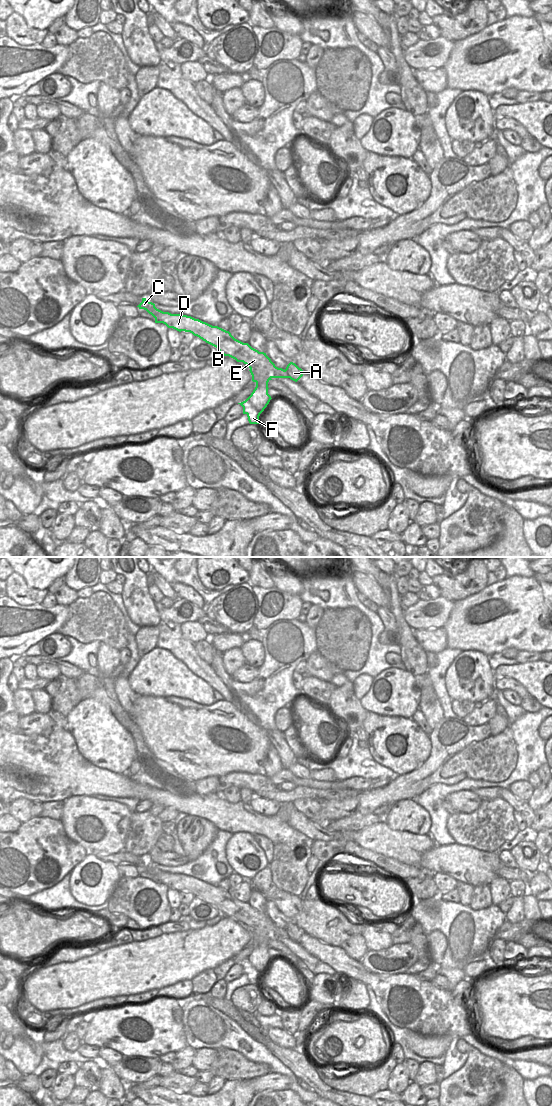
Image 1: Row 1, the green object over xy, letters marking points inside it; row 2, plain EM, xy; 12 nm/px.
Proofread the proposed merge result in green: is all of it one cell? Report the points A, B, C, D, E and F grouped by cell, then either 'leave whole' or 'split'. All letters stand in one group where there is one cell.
A / B C D E F | split

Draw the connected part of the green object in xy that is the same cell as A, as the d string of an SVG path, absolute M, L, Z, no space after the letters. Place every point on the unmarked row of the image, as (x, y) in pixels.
M290 922L287 925L286 930L289 938L295 942L297 942L305 934L305 932L293 922Z

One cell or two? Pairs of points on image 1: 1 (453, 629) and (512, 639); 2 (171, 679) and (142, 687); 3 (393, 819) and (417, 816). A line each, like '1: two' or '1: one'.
1: one
2: one
3: one

